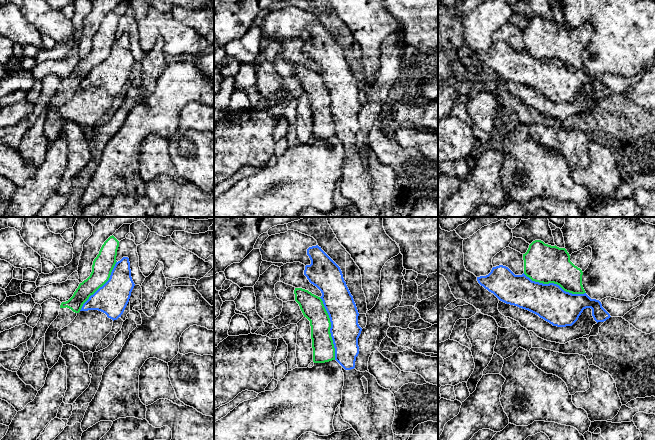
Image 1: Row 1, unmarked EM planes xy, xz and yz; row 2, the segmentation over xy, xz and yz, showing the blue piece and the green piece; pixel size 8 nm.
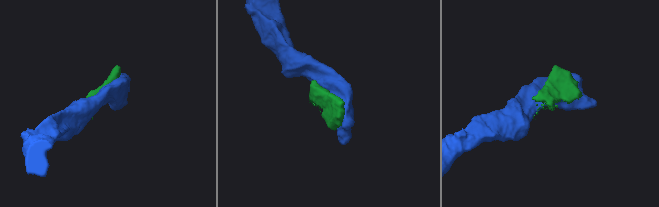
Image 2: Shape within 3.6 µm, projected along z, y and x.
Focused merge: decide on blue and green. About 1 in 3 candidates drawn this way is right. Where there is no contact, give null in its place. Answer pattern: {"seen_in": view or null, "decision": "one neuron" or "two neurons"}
{"seen_in": "xz", "decision": "two neurons"}

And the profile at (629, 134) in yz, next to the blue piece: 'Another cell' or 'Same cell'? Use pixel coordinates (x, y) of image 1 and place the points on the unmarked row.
Another cell

